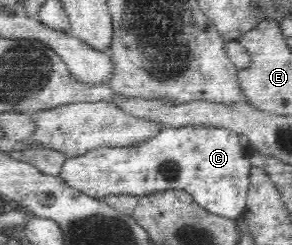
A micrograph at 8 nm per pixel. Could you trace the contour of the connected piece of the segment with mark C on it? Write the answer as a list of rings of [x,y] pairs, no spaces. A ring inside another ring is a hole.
[[[163,127],[155,137],[129,147],[101,146],[80,156],[66,158],[59,177],[73,189],[95,199],[109,195],[151,195],[161,191],[183,190],[190,193],[195,203],[209,211],[234,220],[246,212],[246,195],[250,186],[250,151],[241,147],[238,134],[222,127]]]

